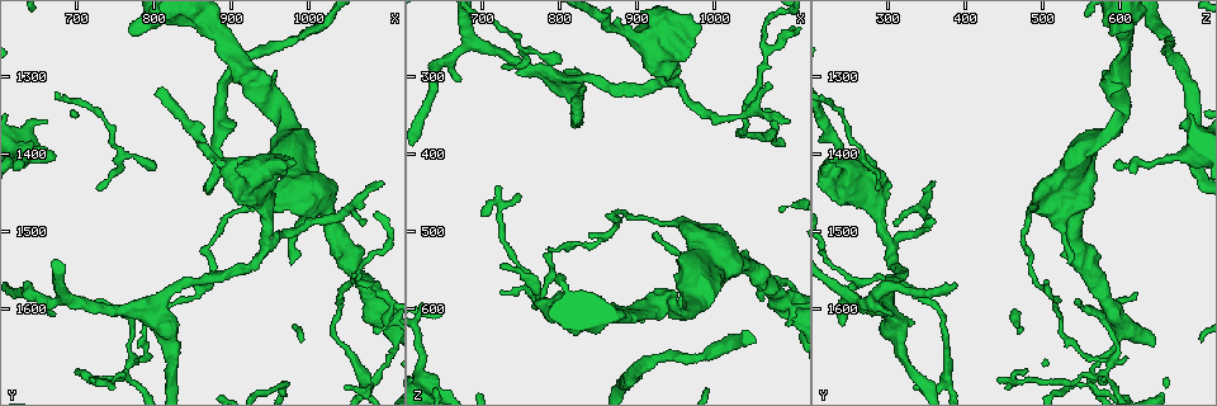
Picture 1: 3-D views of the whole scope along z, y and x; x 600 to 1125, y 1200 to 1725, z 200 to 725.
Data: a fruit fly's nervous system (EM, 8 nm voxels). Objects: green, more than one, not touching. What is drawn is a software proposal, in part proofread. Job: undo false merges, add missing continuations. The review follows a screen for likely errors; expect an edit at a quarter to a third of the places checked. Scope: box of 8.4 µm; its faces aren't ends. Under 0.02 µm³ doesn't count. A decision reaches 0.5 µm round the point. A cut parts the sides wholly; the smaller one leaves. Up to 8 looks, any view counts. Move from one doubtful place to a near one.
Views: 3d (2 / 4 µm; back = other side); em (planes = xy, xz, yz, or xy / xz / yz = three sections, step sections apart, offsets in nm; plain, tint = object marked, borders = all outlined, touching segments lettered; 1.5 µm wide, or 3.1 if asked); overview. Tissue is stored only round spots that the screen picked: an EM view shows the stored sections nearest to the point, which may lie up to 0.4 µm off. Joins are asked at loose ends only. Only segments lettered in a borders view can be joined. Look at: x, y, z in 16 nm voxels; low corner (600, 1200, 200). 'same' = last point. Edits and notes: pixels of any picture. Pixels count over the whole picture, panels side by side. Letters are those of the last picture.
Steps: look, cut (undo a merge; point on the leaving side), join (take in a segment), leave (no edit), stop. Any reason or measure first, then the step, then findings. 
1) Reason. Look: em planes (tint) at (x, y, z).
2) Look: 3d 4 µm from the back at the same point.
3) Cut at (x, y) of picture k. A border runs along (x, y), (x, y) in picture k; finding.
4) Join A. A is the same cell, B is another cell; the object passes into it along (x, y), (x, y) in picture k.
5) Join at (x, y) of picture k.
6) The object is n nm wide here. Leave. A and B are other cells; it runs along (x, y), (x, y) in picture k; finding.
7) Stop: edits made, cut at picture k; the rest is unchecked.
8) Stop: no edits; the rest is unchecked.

Thick turns thin. Look: 3d 4 µm at (950, 1470, 490).

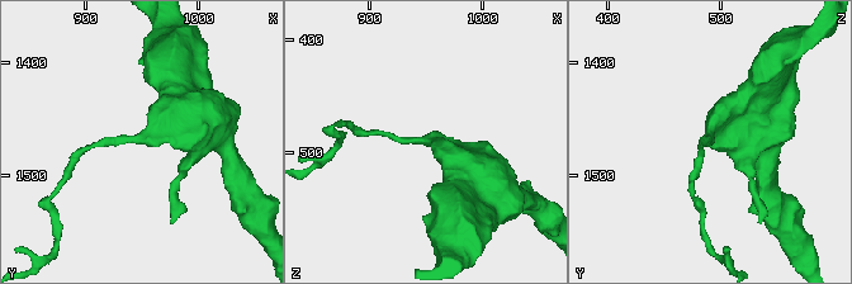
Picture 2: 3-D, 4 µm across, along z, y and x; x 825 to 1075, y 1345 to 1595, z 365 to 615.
Now the EM. Look: em planes (borders) at (952, 1466, 488).

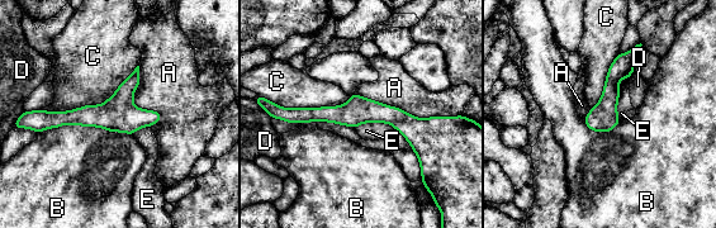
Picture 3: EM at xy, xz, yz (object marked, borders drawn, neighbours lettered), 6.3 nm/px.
The object is 180 nm wide here. Leave. A, B, C, D and E are other cells; a border runs along (137, 65), (99, 104), (41, 109) in picture 3; continuous, no second cell.

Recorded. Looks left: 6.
Thin neck. Look: em planes (borders) at (990, 1250, 665).

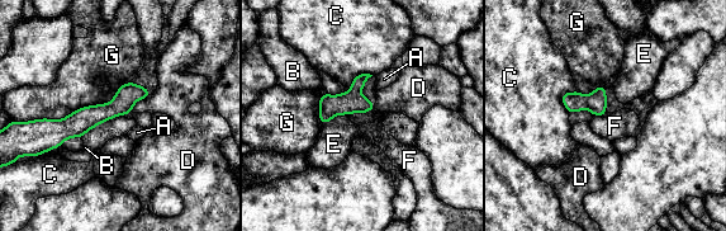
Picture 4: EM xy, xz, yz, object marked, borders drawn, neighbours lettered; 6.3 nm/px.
The longest contact is with G, 650 nm. Leave. A, B, C, D, E, F and G are other cells; all the same cell.

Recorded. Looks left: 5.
Abrupt turn. Look: em yz step 4 (plain) at (775, 1670, 580).

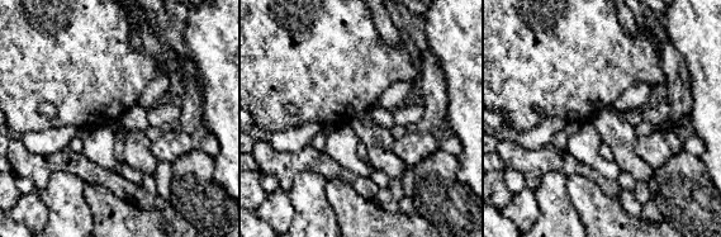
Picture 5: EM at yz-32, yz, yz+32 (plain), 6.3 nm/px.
With the object marked. Look: em yz step 4 (tint) at the same point.

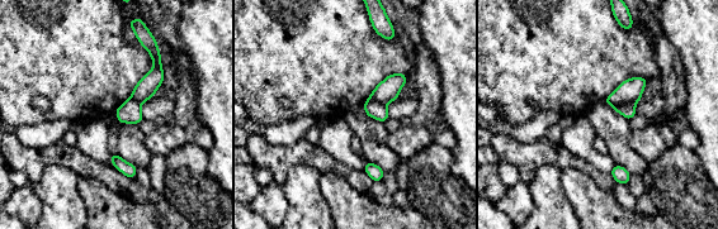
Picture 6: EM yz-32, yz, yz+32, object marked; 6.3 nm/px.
Look: em yz step 4 (borders) at the same point.

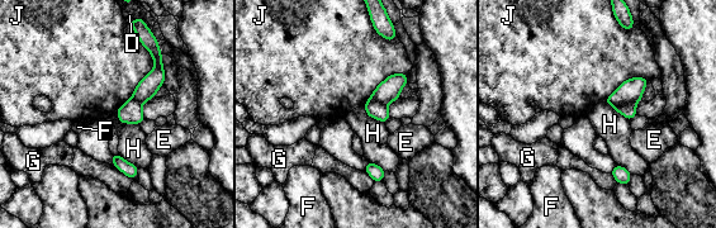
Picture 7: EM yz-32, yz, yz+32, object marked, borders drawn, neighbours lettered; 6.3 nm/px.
Cut at (629, 110) of picture 7. D, E, F, G, H and J are other cells; a border runs along (635, 103), (621, 103), (613, 107) in picture 7; two cells meet here.

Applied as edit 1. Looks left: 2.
Stop: edits made, cut at picture 7; the rest is unchecked.

